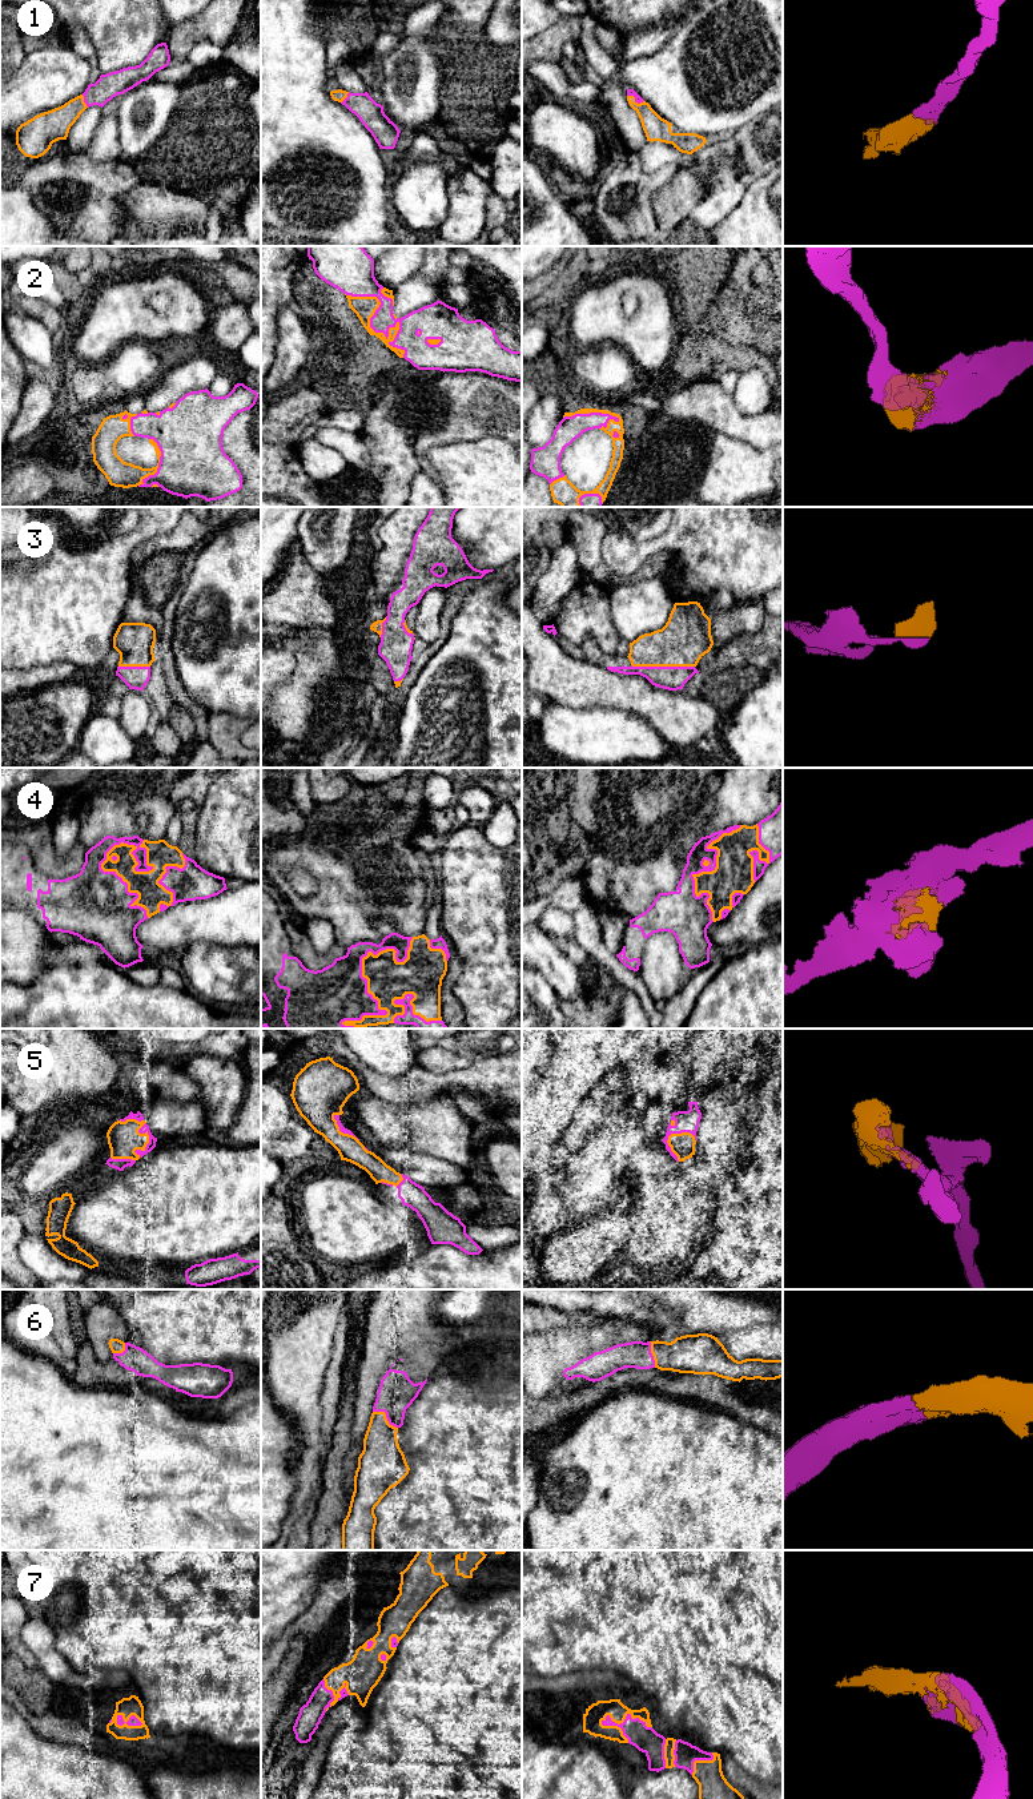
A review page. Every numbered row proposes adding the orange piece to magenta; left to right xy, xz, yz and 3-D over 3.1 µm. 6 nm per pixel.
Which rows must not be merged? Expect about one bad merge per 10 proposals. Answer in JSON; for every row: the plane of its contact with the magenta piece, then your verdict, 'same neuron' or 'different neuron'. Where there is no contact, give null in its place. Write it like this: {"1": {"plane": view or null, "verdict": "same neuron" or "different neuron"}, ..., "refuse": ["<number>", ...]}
{"1": {"plane": "yz", "verdict": "same neuron"}, "2": {"plane": "xz", "verdict": "same neuron"}, "3": {"plane": "yz", "verdict": "same neuron"}, "4": {"plane": "xy", "verdict": "same neuron"}, "5": {"plane": "xy", "verdict": "same neuron"}, "6": {"plane": "xz", "verdict": "same neuron"}, "7": {"plane": "yz", "verdict": "same neuron"}, "refuse": []}

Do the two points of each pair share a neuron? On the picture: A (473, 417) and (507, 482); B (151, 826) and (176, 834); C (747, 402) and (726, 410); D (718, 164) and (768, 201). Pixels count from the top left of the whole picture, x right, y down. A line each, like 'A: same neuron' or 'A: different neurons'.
A: different neurons
B: different neurons
C: different neurons
D: different neurons

